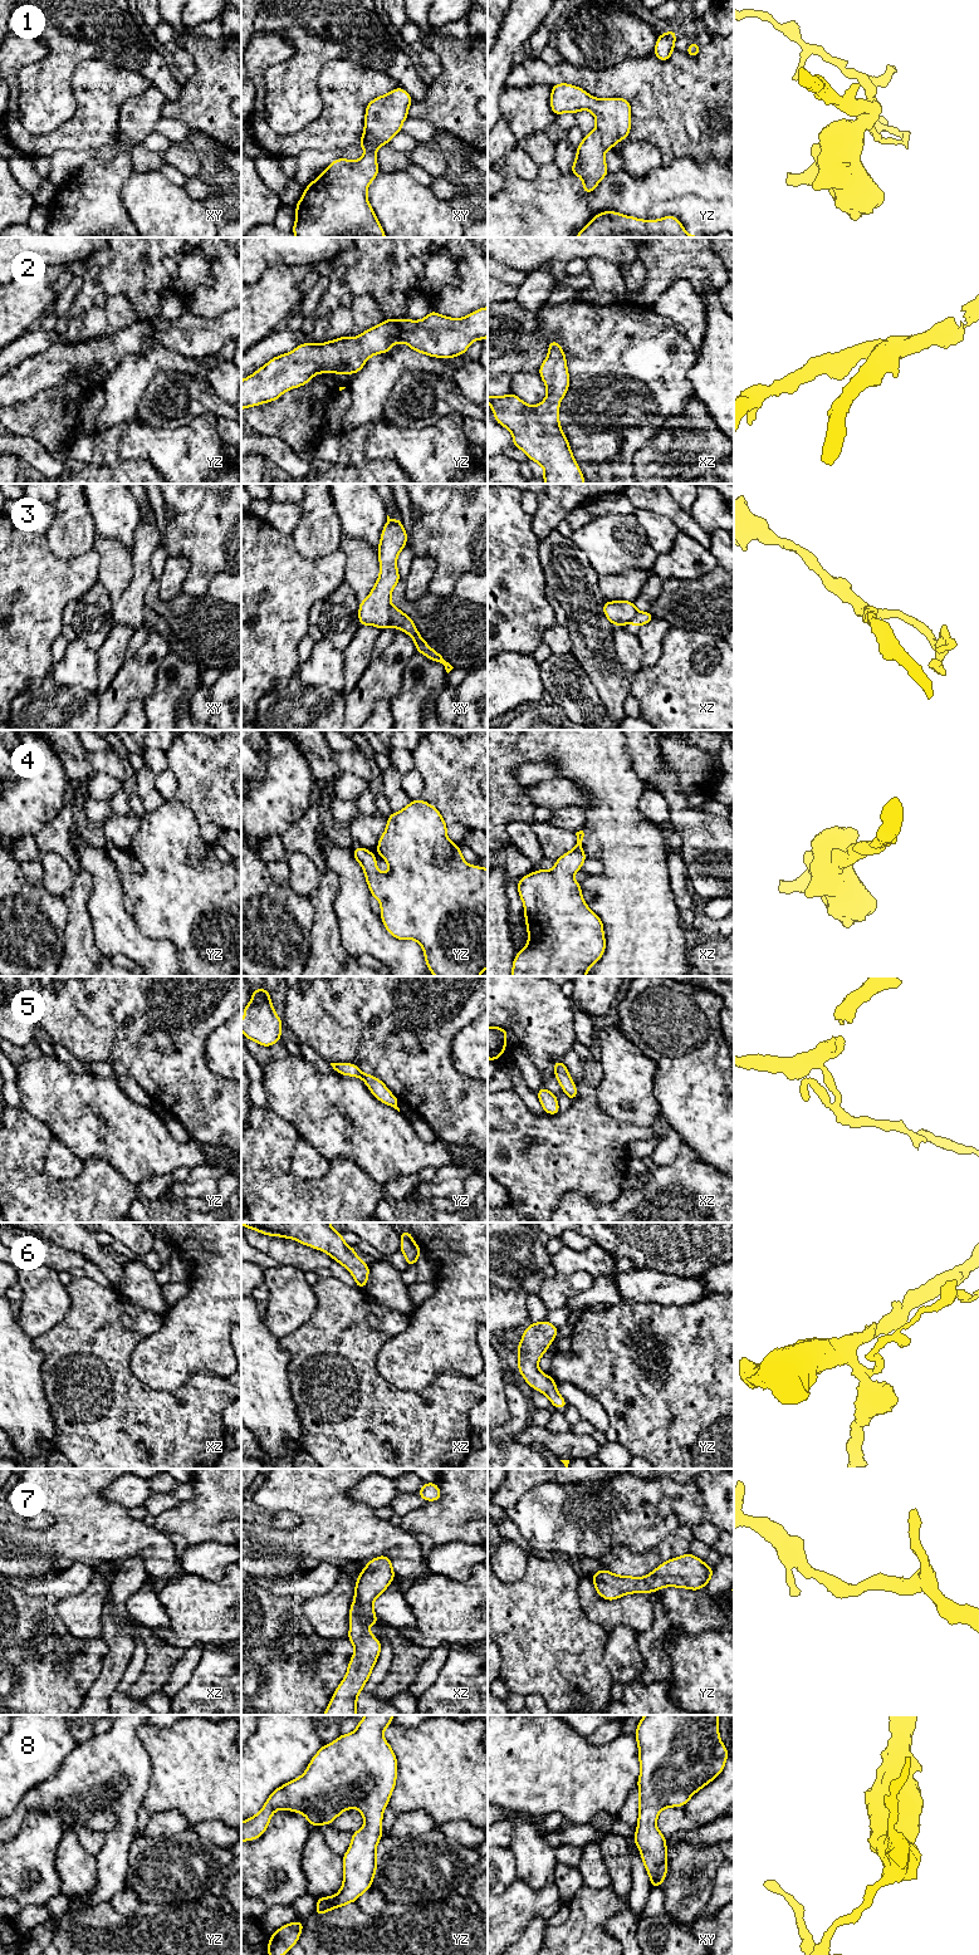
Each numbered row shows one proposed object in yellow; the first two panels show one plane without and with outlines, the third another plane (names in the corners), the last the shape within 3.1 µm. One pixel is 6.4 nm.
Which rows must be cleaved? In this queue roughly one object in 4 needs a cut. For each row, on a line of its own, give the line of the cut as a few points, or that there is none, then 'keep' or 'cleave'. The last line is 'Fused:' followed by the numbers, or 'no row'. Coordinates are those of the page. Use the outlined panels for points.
1: yz (596, 128), (605, 150) | cleave
2: no cut | keep
3: xy (392, 606), (388, 626) | cleave
4: no cut | keep
5: no cut | keep
6: no cut | keep
7: no cut | keep
8: no cut | keep
Fused: 1, 3

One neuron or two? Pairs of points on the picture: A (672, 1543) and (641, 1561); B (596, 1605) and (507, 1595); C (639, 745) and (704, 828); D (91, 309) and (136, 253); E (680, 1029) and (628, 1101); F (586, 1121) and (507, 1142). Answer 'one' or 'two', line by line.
A: one
B: two
C: one
D: one
E: two
F: one

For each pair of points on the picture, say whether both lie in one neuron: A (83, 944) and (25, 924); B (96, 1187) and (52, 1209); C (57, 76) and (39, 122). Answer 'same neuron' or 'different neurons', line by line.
A: different neurons
B: same neuron
C: same neuron

